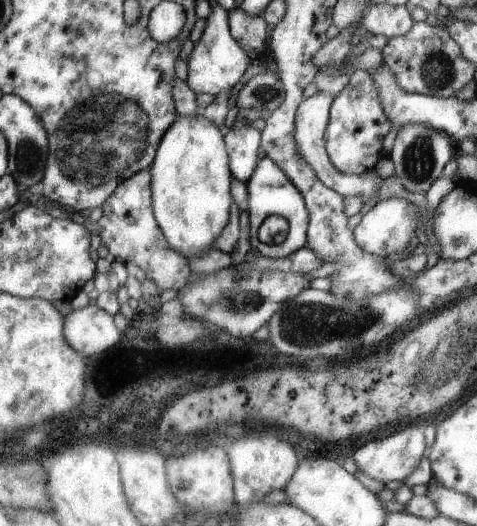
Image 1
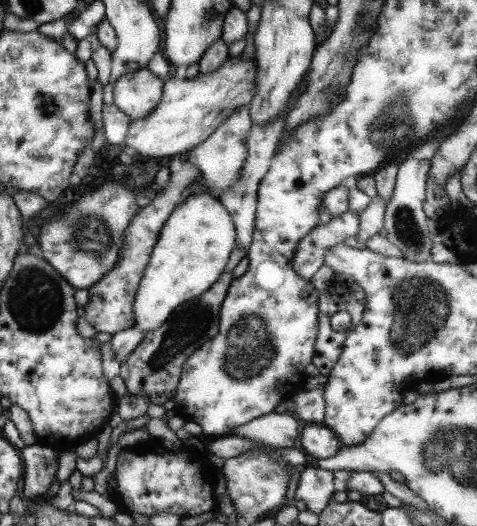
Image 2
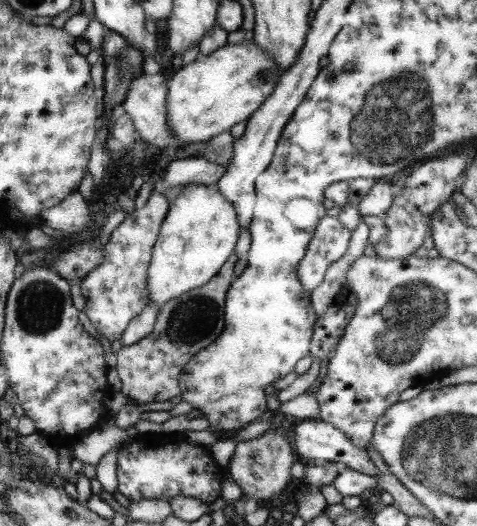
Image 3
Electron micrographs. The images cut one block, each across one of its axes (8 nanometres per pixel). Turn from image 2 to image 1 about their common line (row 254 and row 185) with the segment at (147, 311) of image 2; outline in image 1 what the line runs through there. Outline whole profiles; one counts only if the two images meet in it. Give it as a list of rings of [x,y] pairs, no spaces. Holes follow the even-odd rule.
[[[200,114],[177,117],[161,136],[148,169],[153,218],[167,246],[187,260],[205,248],[214,248],[213,240],[227,224],[231,176],[223,136],[213,122]]]

